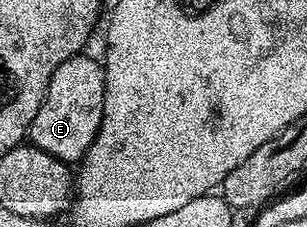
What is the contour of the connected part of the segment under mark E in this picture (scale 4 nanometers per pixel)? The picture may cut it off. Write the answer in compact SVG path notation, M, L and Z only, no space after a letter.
M87 52L74 54L53 72L49 88L29 131L30 145L49 152L54 158L75 164L93 144L103 119L103 101L107 91L107 72L102 61L90 58Z

